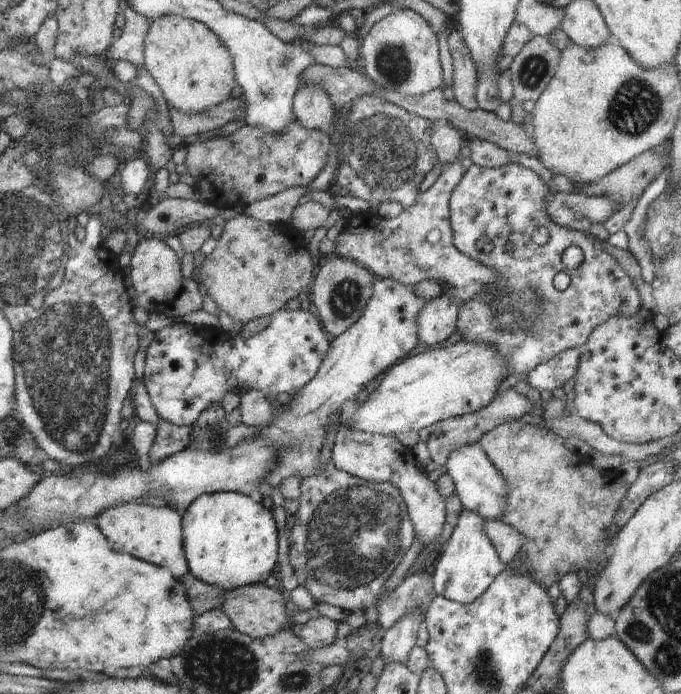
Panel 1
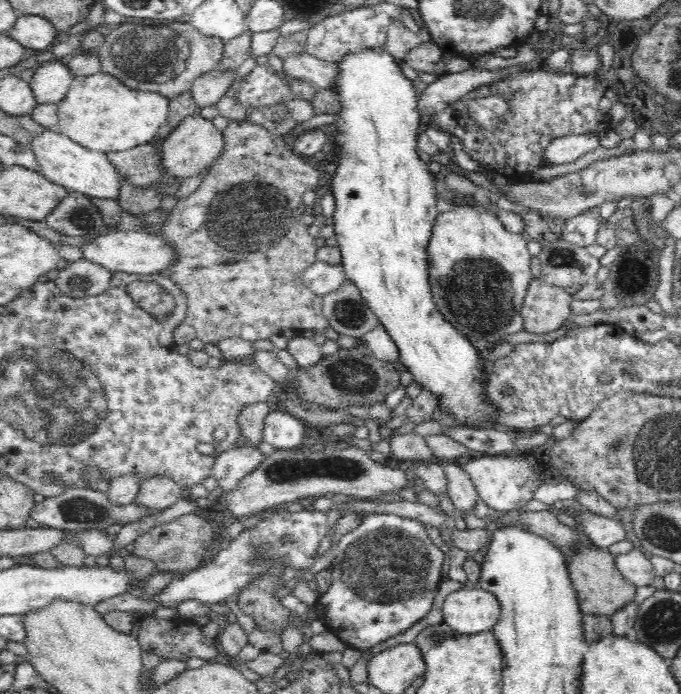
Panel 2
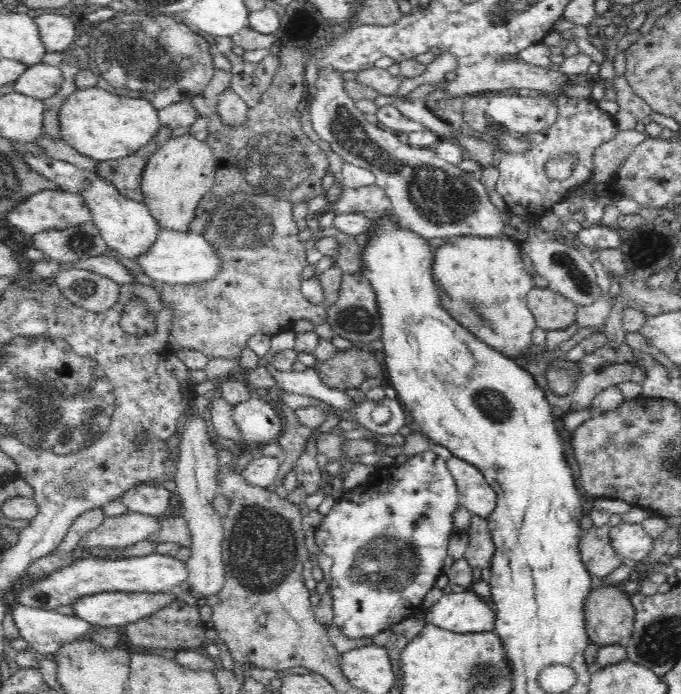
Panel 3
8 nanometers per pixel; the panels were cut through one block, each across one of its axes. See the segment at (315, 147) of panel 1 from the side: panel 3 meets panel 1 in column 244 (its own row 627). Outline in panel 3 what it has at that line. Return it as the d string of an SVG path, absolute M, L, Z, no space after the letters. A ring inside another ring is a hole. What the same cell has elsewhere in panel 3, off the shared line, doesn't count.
M182 598L176 599L176 602L172 602L172 606L166 606L148 618L126 625L126 635L130 642L145 650L171 649L176 651L197 648L208 642L205 631L206 627L200 618L199 606L190 606L183 602Z

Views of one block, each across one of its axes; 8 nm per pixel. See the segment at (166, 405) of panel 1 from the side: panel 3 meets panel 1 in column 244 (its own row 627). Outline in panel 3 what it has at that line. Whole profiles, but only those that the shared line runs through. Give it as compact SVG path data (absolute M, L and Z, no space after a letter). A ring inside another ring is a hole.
M426 450L409 458L402 458L398 462L381 467L373 472L364 483L353 489L339 492L335 496L335 503L329 513L323 516L321 523L316 526L314 532L315 542L320 550L330 556L333 560L330 575L332 577L331 594L334 601L334 627L339 627L343 634L352 640L368 640L373 636L391 629L398 624L398 621L412 617L421 608L423 598L435 586L438 577L444 573L444 558L447 556L446 548L450 540L450 534L454 526L452 516L456 512L459 504L459 494L455 478L446 466L444 458Z

